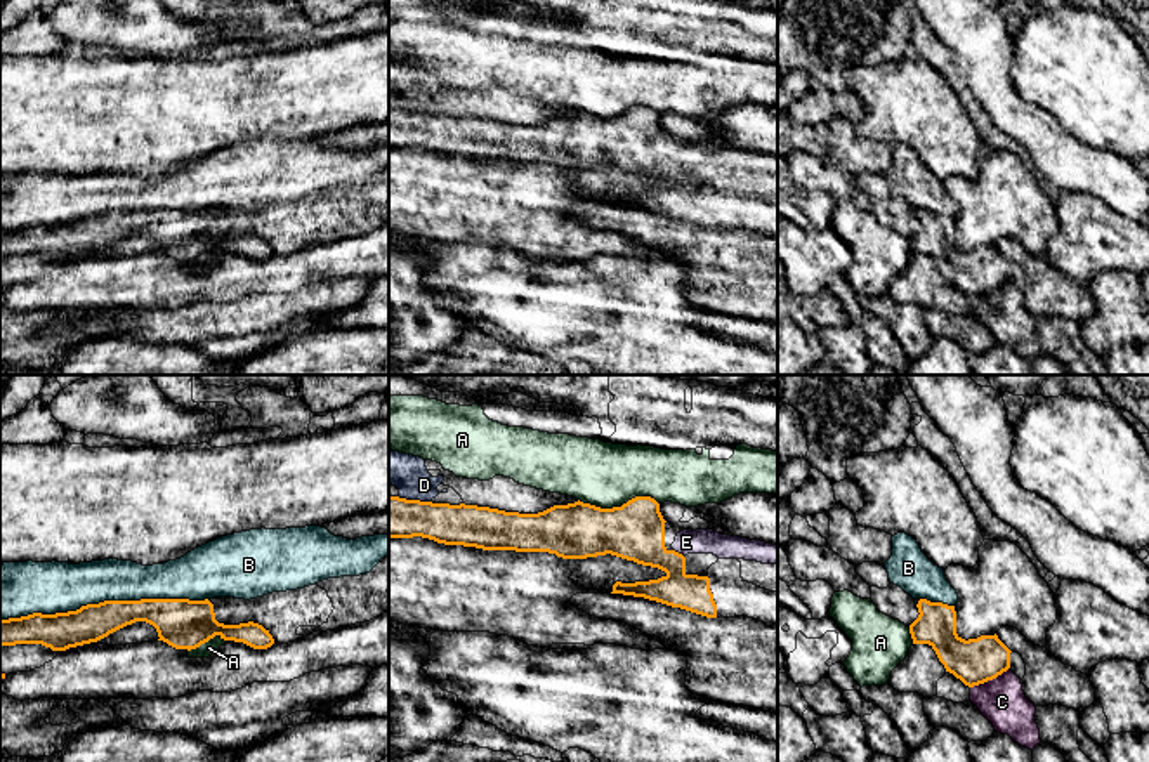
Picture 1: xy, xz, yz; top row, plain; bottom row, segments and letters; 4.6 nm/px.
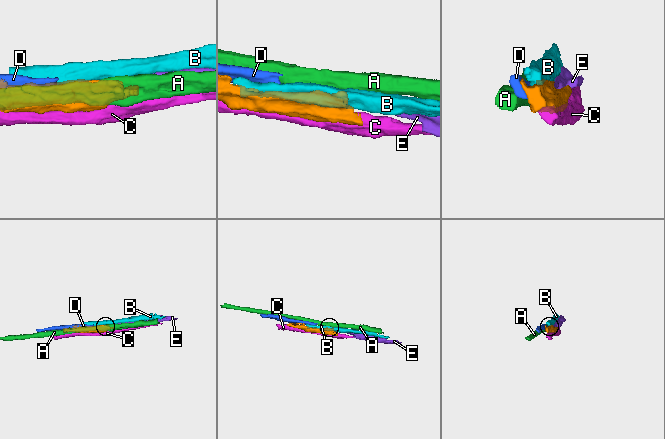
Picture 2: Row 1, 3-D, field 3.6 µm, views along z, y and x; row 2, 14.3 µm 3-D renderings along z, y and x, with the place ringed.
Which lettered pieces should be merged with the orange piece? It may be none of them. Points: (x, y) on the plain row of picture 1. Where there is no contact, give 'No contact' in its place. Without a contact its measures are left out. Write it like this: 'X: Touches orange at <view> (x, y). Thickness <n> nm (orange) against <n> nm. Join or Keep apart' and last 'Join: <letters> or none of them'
A: Touches orange at xz (618, 118). Thickness 280 nm (orange) against 300 nm. Keep apart
B: Touches orange at xy (105, 212). Thickness 170 nm (orange) against 240 nm. Keep apart
C: Touches orange at yz (990, 290). Thickness 220 nm (orange) against 220 nm. Keep apart
D: Touches orange at xz (413, 111). Thickness 190 nm (orange) against 170 nm. Keep apart
E: Touches orange at xz (677, 164). Thickness 280 nm (orange) against 110 nm. Join
Join: E

